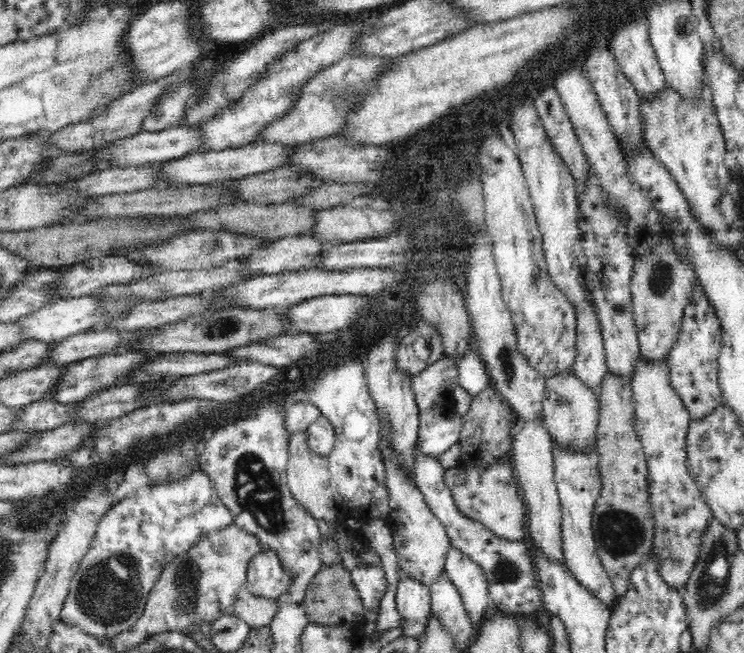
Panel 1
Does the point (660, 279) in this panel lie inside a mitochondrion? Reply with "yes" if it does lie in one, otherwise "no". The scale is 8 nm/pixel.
yes

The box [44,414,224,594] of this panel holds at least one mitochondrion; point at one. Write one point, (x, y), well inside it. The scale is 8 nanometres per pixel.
(174, 462)

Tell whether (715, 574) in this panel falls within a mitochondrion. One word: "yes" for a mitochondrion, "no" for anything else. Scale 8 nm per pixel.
yes

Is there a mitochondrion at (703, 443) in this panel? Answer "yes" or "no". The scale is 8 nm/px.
yes

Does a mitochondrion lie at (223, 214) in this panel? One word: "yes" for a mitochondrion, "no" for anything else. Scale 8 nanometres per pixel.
yes

